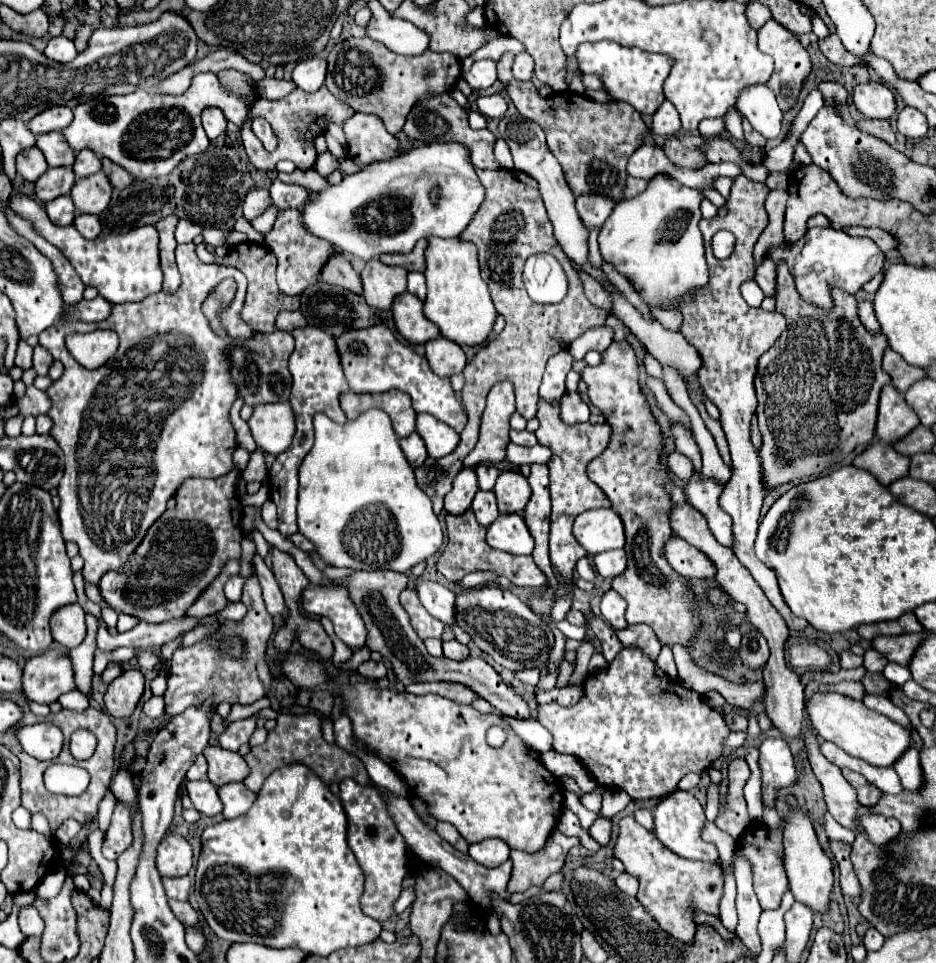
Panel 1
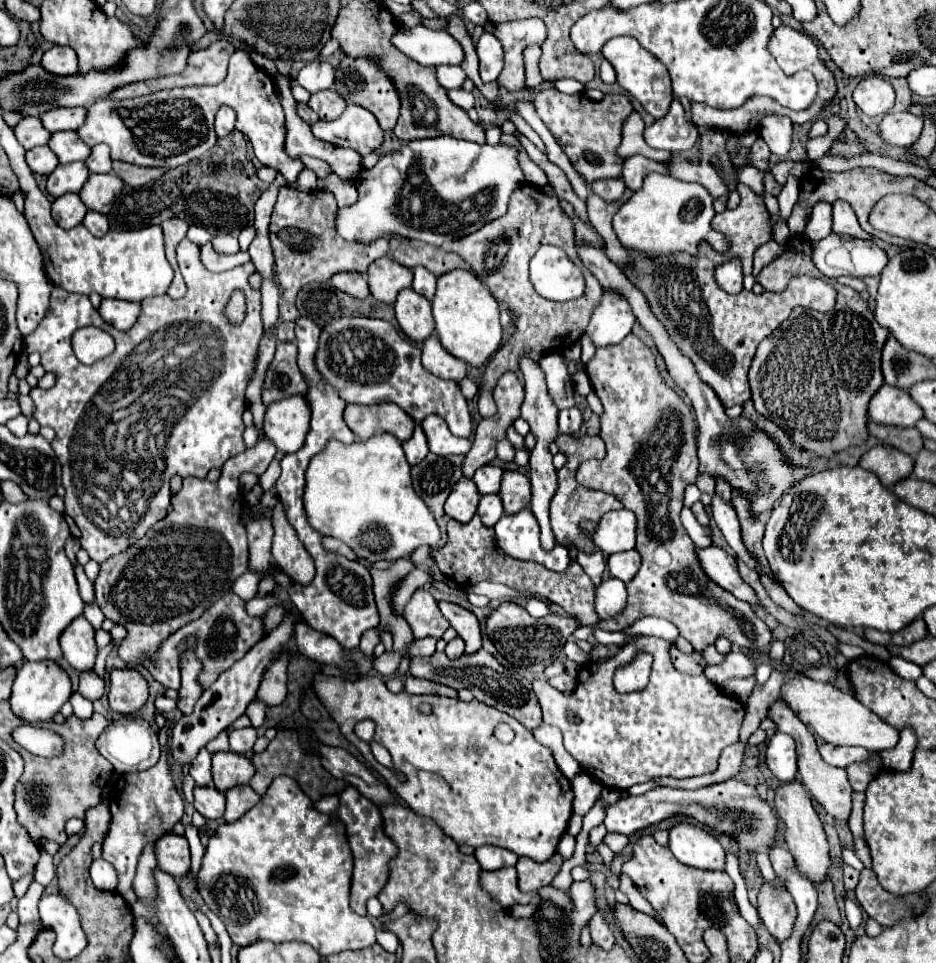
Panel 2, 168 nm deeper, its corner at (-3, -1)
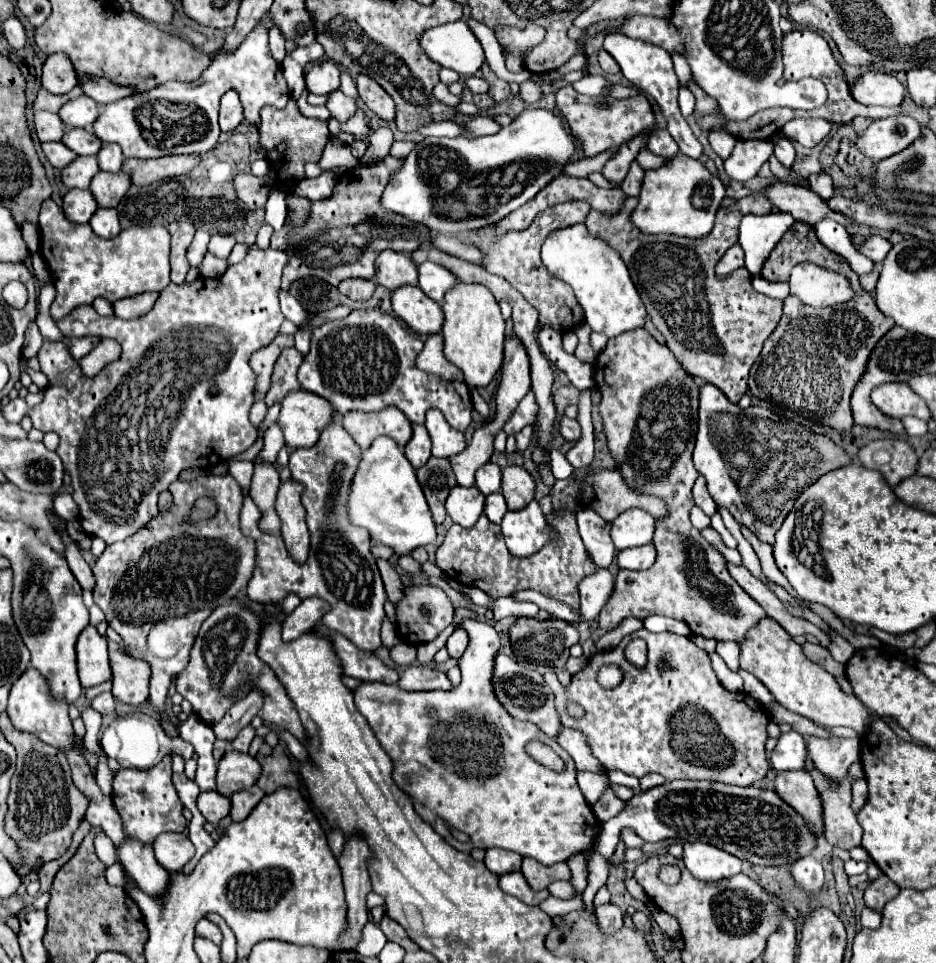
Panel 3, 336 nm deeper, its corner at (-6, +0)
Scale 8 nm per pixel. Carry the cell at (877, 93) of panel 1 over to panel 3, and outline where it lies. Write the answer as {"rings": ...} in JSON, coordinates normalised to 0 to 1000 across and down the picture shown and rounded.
{"rings":[[[925,75],[910,87],[910,100],[925,110],[959,110],[966,102],[966,89],[951,77]]]}

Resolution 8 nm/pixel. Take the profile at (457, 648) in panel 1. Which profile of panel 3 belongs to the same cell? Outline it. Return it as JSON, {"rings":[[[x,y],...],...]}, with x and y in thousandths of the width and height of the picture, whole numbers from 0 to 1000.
{"rings":[[[487,652],[485,658],[479,663],[479,669],[476,669],[481,681],[483,681],[485,685],[489,685],[489,683],[496,679],[498,671],[500,671],[500,658],[498,658],[498,654],[496,654],[496,652]]]}

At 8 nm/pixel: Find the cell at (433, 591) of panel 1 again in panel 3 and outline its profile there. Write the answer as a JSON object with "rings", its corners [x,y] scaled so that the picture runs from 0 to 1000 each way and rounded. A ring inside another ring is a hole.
{"rings":[[[496,644],[494,652],[500,656],[502,669],[494,679],[494,683],[489,685],[489,692],[494,696],[494,710],[489,710],[487,714],[479,719],[474,717],[434,719],[423,710],[415,712],[415,710],[389,708],[378,717],[380,735],[393,748],[404,771],[421,791],[423,814],[434,825],[440,827],[444,843],[481,879],[485,879],[491,885],[504,885],[506,881],[521,883],[530,879],[530,881],[553,885],[556,889],[566,889],[577,897],[588,899],[594,895],[605,895],[611,887],[622,887],[632,883],[641,866],[641,854],[615,814],[618,800],[613,795],[611,785],[594,768],[581,764],[581,760],[577,760],[573,752],[547,746],[538,737],[538,733],[530,727],[530,721],[526,721],[526,694],[528,694],[528,683],[534,675],[534,660],[526,652],[526,648]],[[457,737],[464,737],[468,748],[462,748],[457,744]],[[502,750],[509,766],[509,781],[487,781],[487,760],[500,758]],[[566,768],[577,768],[585,773],[598,787],[603,787],[605,800],[596,804],[568,789],[560,781],[562,771]]]}

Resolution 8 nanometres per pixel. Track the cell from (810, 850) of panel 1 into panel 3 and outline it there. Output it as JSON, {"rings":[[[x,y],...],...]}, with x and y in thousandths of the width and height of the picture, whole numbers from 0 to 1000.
{"rings":[[[861,798],[853,802],[831,802],[827,814],[829,825],[859,847],[859,852],[872,860],[872,866],[878,866],[878,831],[865,802]]]}

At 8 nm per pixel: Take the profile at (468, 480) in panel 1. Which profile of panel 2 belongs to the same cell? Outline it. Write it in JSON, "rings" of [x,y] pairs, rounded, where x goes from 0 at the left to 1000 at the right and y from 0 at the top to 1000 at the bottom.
{"rings":[[[493,495],[488,499],[488,504],[484,506],[482,514],[475,520],[475,533],[482,539],[488,539],[493,543],[499,543],[507,535],[507,531],[510,531],[512,516],[514,514],[510,512],[510,506],[505,504],[505,497]]]}

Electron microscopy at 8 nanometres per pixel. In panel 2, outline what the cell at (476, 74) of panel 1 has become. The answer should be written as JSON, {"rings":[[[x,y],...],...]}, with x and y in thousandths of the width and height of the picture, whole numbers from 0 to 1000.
{"rings":[[[516,32],[516,36],[510,43],[510,57],[512,57],[512,76],[516,86],[531,84],[537,72],[537,51],[531,38],[527,38],[527,34]]]}

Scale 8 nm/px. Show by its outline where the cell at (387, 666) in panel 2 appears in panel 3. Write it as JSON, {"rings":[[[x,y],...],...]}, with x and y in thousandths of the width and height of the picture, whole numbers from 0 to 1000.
{"rings":[[[425,667],[419,675],[417,675],[419,683],[423,690],[427,692],[440,692],[444,690],[444,673],[440,669],[434,669],[434,667]]]}

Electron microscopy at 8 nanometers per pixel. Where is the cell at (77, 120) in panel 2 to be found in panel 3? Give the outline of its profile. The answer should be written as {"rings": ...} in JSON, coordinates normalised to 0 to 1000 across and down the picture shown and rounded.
{"rings":[[[92,98],[71,106],[66,112],[64,112],[64,123],[66,127],[73,131],[73,133],[81,133],[81,131],[98,131],[100,125],[105,123],[107,118],[107,110],[94,102]]]}

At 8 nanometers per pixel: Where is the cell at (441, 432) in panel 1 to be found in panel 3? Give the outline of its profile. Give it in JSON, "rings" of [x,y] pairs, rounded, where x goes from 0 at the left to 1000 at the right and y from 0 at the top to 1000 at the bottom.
{"rings":[[[462,424],[455,428],[455,440],[462,455],[462,474],[466,476],[481,476],[491,471],[498,465],[496,451],[485,447],[470,426]]]}

